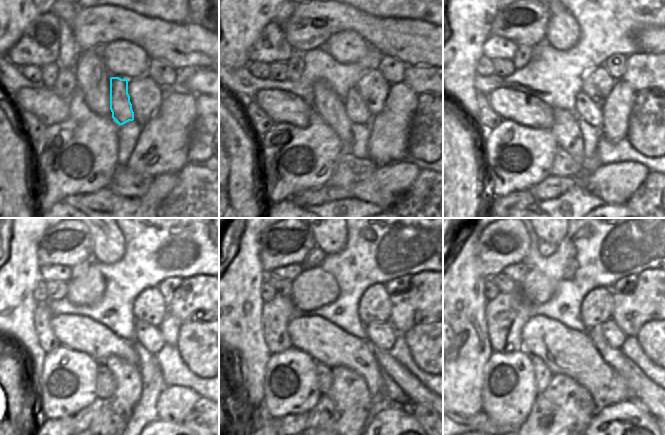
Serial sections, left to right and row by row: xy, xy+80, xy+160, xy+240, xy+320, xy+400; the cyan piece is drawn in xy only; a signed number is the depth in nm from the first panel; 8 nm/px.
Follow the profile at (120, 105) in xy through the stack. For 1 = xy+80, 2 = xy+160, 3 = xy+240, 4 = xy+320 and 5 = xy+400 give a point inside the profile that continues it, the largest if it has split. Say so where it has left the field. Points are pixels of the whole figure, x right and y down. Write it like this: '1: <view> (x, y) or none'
1: xy+80 (356, 110)
2: xy+160 (586, 109)
3: xy+240 (148, 335)
4: xy+320 (383, 335)
5: xy+400 (615, 337)

